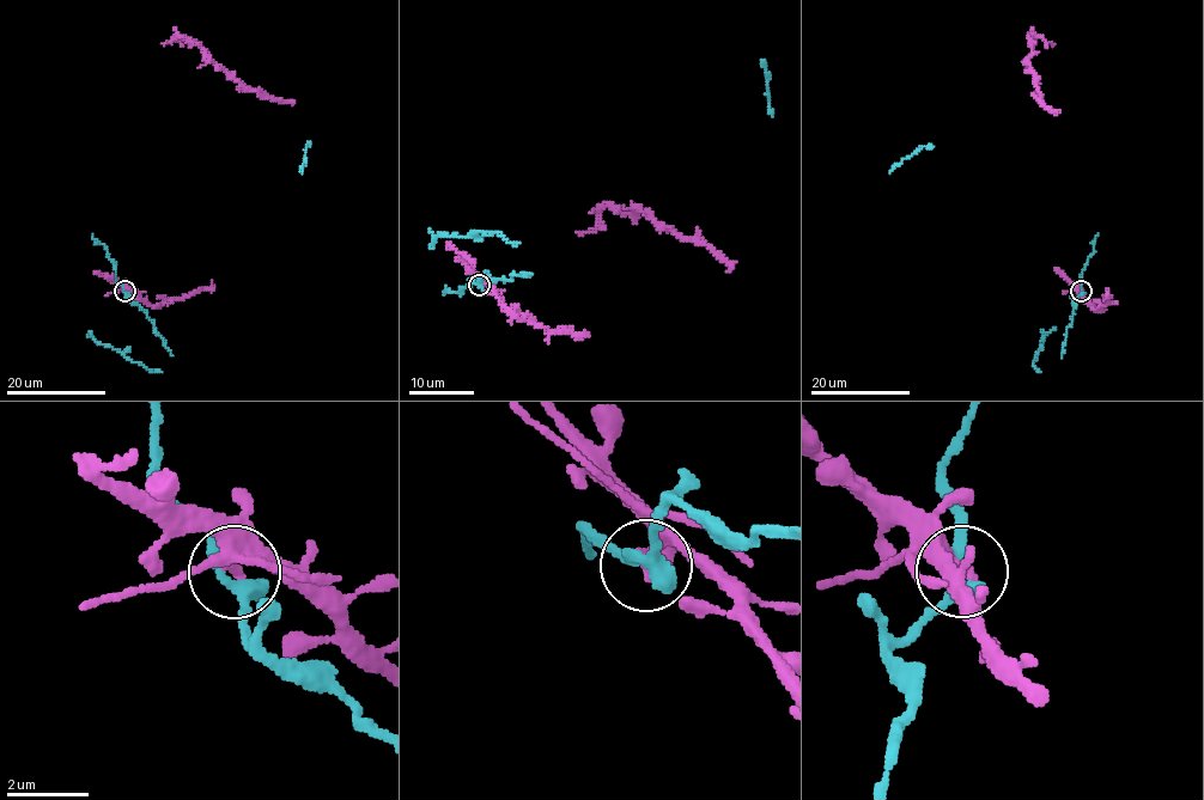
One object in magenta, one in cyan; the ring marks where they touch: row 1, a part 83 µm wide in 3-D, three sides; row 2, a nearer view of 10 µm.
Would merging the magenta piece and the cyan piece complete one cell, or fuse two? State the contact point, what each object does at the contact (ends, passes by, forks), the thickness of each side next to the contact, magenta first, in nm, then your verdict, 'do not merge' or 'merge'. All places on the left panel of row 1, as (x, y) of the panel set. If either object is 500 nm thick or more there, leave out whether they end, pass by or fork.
at (125, 291); magenta ends there; cyan passes by; 240 nm thick on the magenta side, 360 nm on the other; do not merge

